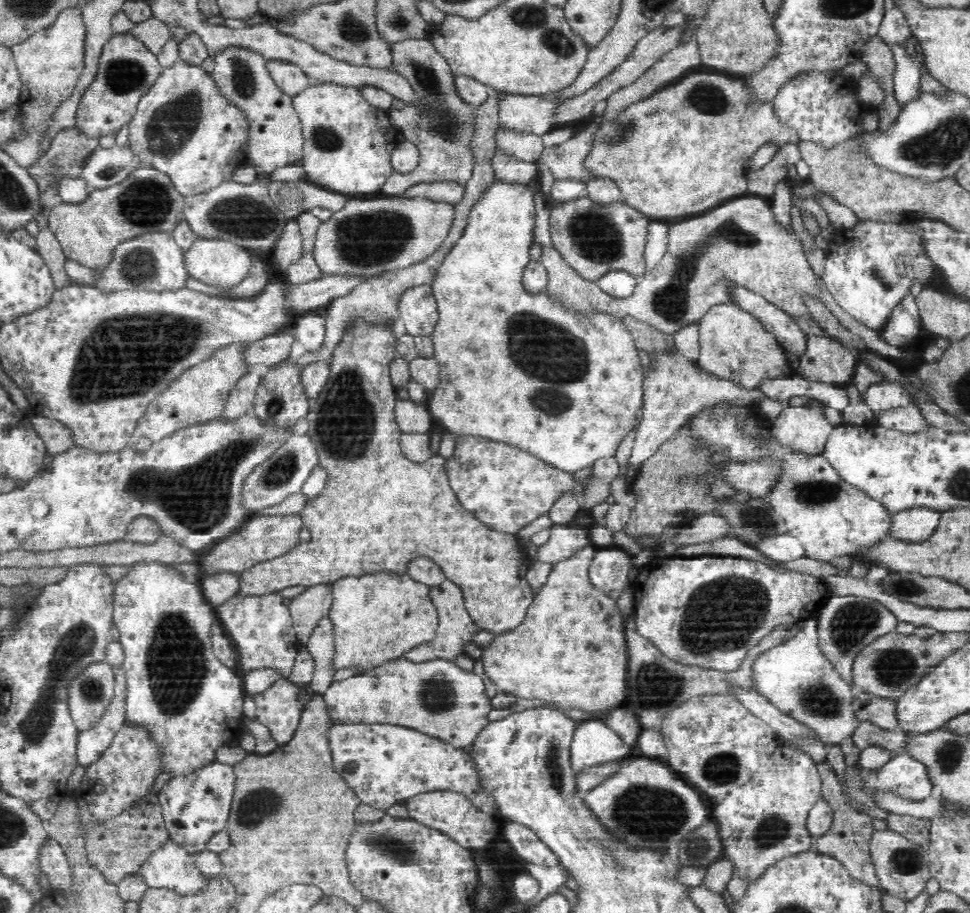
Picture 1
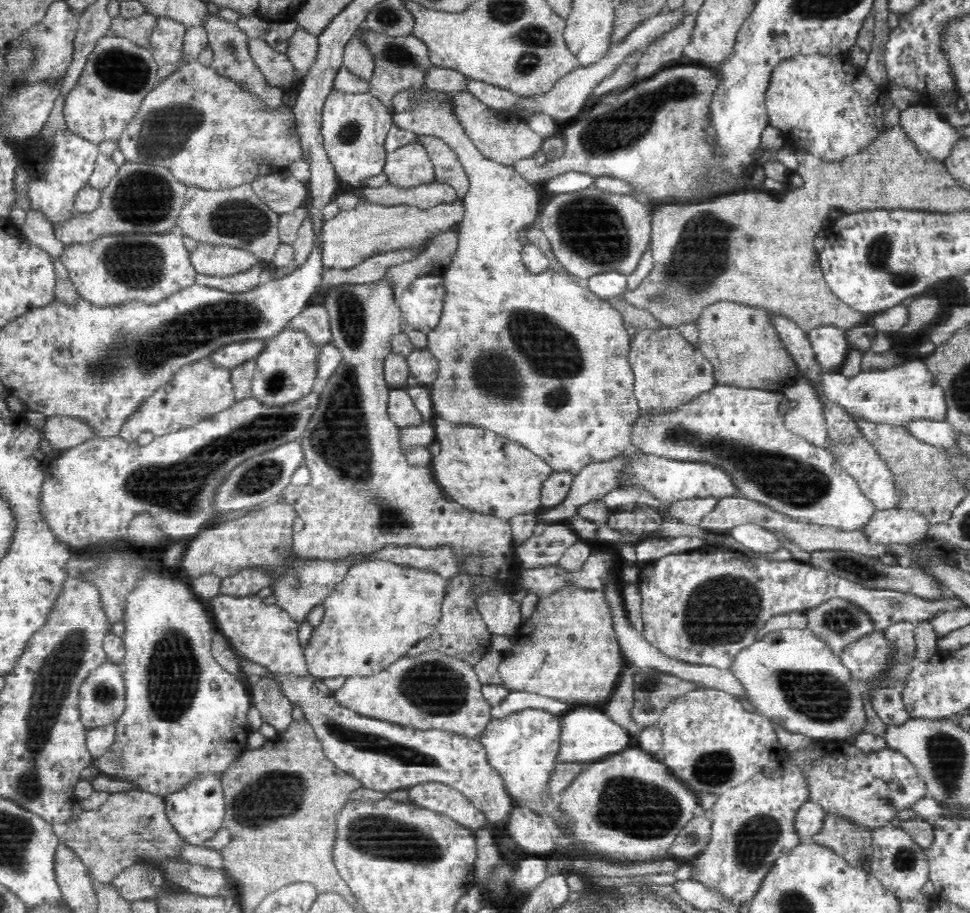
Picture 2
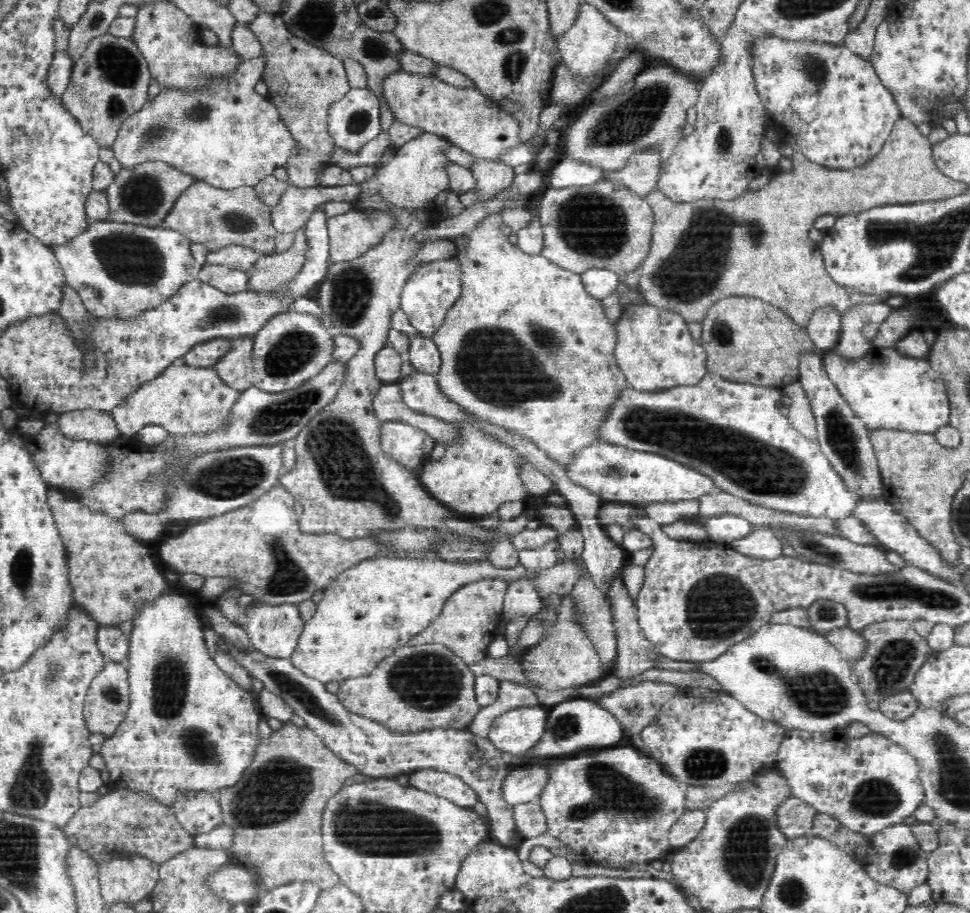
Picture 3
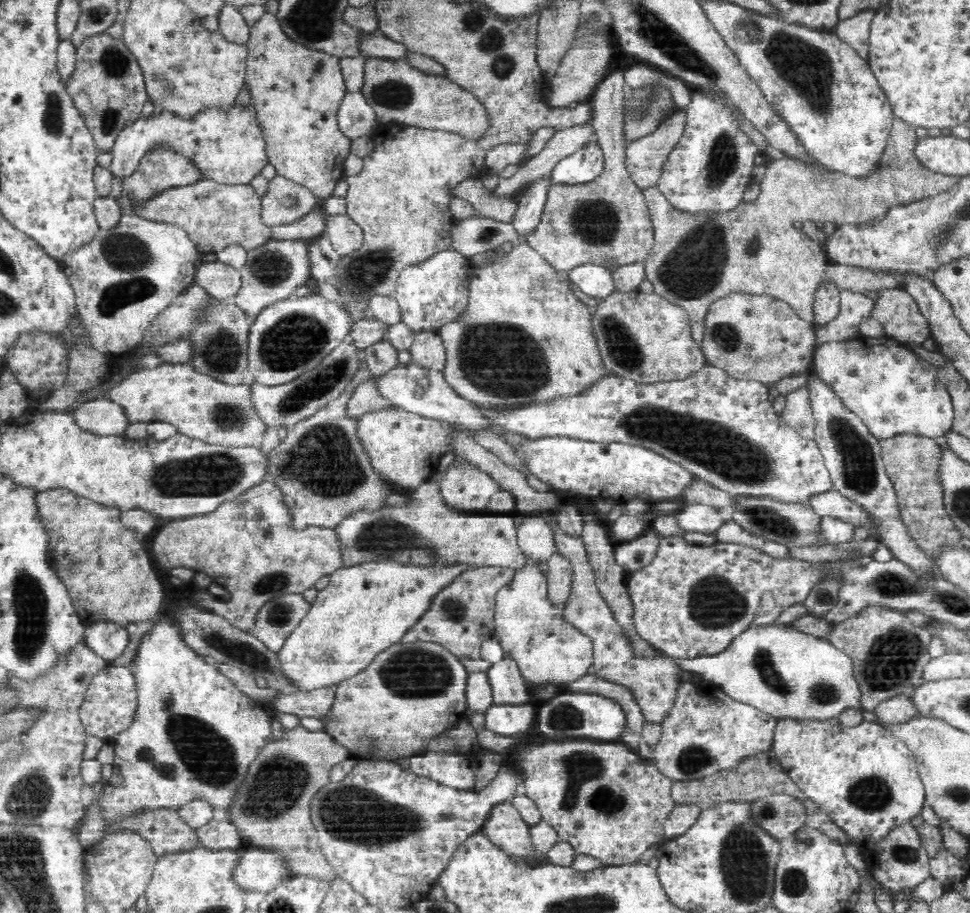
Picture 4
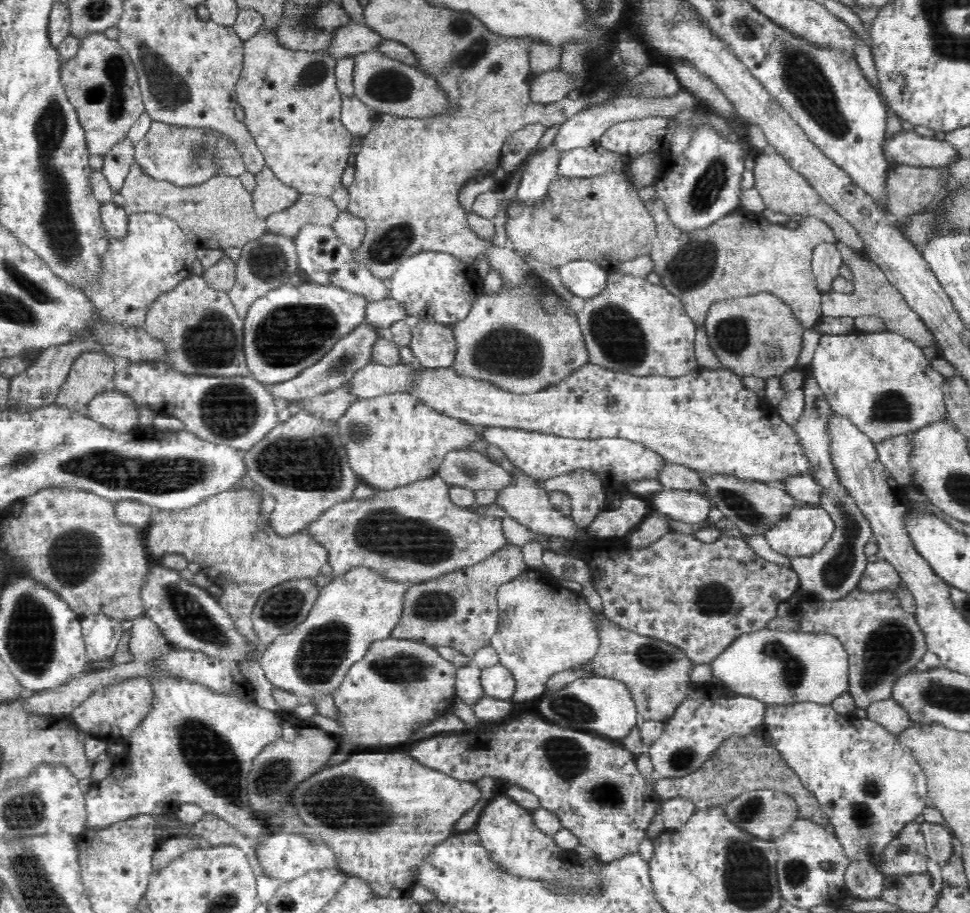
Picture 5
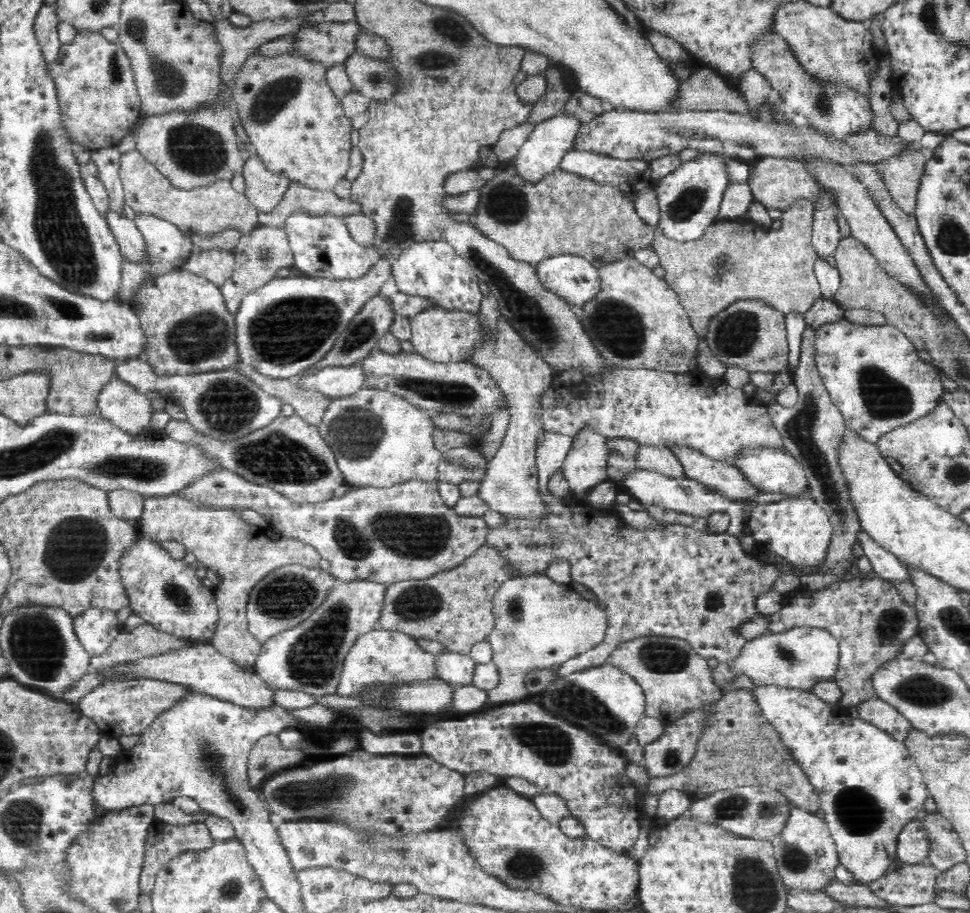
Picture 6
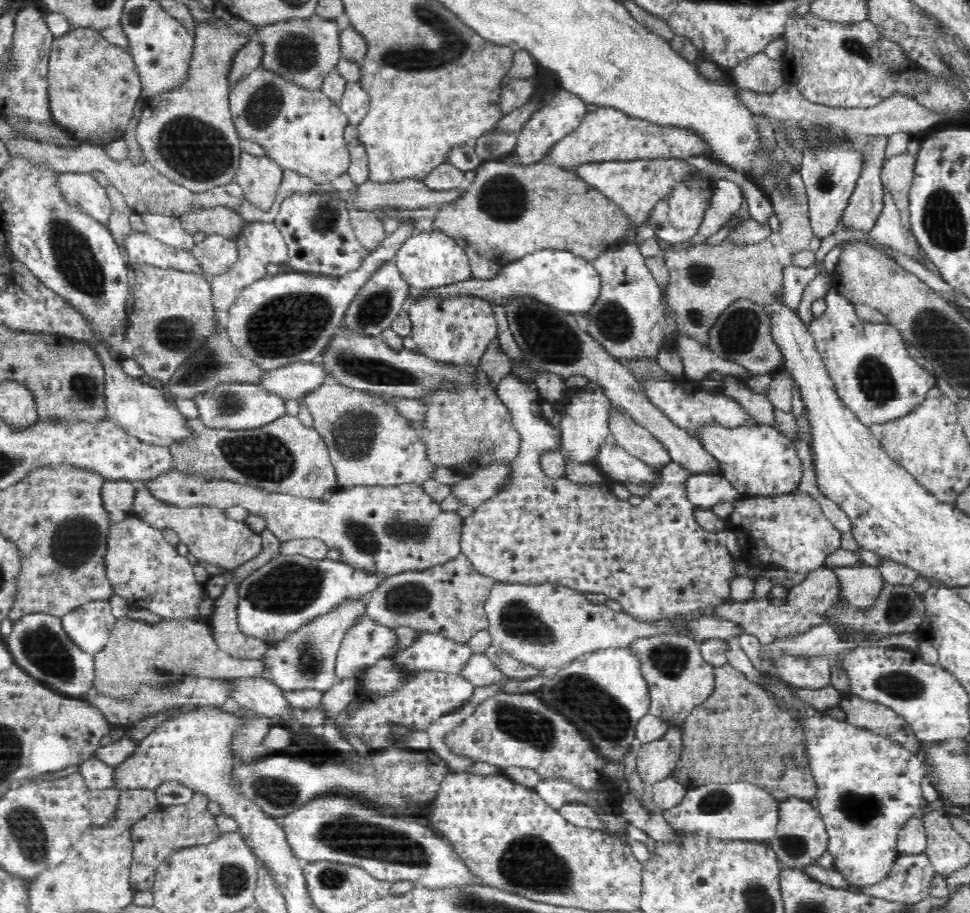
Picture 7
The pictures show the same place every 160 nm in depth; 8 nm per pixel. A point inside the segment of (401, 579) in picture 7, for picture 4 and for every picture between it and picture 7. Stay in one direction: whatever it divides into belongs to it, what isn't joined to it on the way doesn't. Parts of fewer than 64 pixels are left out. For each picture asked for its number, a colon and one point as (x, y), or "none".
4: (462, 618)
5: (459, 610)
6: (454, 607)

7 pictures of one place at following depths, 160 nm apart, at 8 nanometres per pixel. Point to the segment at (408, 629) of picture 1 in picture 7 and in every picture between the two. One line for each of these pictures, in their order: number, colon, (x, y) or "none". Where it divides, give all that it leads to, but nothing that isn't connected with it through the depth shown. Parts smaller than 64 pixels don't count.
2: (380, 610)
3: (375, 607)
4: (364, 609)
5: (357, 608)
6: (308, 658)
7: (305, 659)

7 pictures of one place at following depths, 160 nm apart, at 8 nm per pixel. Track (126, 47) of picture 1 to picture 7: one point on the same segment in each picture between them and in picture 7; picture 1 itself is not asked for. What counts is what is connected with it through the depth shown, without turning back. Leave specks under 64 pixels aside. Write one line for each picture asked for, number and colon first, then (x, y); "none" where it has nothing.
2: (118, 74)
3: (110, 81)
4: (107, 86)
5: (100, 81)
6: (96, 88)
7: (93, 85)

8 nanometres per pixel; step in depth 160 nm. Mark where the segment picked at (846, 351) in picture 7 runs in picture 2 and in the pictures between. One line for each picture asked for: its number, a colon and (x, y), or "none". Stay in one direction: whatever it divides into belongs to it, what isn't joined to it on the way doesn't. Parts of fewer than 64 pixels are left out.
2: (898, 395)
3: (890, 391)
4: (894, 391)
5: (881, 381)
6: (873, 373)

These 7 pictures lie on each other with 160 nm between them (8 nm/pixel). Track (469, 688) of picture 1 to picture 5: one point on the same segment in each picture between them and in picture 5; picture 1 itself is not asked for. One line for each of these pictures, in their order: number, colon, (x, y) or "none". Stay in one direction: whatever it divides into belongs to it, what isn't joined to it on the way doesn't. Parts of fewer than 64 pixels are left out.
2: (431, 690)
3: (416, 688)
4: (409, 692)
5: (399, 685)

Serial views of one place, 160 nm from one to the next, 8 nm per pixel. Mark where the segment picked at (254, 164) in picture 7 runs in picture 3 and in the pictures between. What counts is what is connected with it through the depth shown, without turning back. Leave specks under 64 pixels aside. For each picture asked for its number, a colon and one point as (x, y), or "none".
3: (296, 205)
4: (285, 201)
5: (270, 195)
6: (264, 189)

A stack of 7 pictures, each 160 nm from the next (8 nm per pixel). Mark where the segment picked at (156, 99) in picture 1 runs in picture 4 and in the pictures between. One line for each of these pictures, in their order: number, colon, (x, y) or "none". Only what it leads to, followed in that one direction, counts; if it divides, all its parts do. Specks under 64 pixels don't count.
2: (196, 123)
3: (225, 134)
4: (228, 146)

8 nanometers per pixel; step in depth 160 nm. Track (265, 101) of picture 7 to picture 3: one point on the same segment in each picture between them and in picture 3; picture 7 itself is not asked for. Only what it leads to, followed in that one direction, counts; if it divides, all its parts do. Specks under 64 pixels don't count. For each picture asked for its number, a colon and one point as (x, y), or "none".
3: (303, 81)
4: (297, 91)
5: (292, 107)
6: (296, 124)

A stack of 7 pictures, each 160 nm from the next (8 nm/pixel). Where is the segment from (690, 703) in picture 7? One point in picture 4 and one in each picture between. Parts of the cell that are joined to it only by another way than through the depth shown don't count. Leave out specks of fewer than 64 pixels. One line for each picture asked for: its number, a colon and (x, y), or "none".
4: (654, 680)
5: (657, 674)
6: (674, 679)

